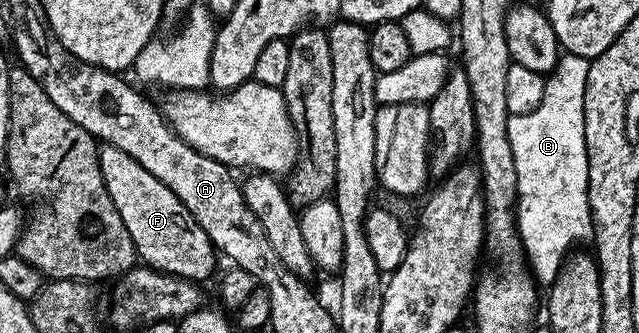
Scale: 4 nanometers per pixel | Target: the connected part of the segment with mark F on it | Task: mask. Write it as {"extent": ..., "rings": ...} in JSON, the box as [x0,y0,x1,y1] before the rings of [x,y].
{"extent":[100,146,218,281],"rings":[[[101,146],[100,168],[102,181],[106,181],[106,193],[110,193],[110,201],[114,201],[114,209],[118,209],[122,217],[122,225],[130,233],[130,241],[134,241],[137,256],[155,271],[161,271],[174,277],[182,277],[193,281],[204,281],[204,278],[216,267],[218,252],[213,247],[210,237],[194,221],[194,217],[178,201],[178,197],[154,173],[146,173],[130,153],[122,153],[122,149]]]}

